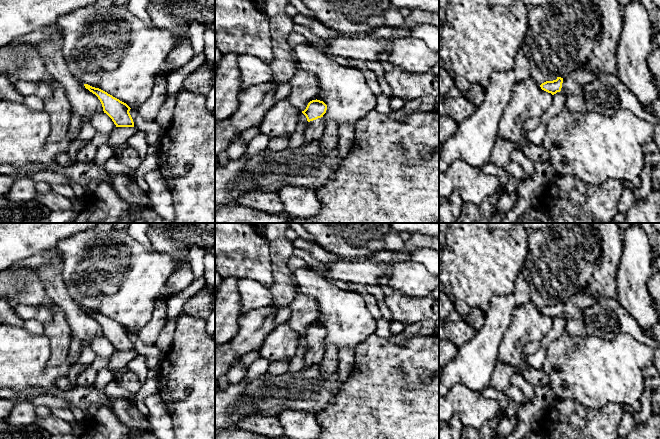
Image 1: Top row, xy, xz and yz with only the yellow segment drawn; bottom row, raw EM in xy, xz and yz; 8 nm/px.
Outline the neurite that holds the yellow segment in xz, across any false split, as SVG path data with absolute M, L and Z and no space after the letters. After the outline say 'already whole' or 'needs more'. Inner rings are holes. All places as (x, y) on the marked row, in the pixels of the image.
M316 99L310 101L306 109L302 111L308 121L304 132L303 145L320 141L322 138L327 123L323 117L326 110L327 105L323 101Z; needs more

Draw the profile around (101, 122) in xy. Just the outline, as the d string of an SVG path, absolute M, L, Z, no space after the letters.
M104 111L91 116L90 122L96 132L103 134L111 134L116 128L112 119Z

